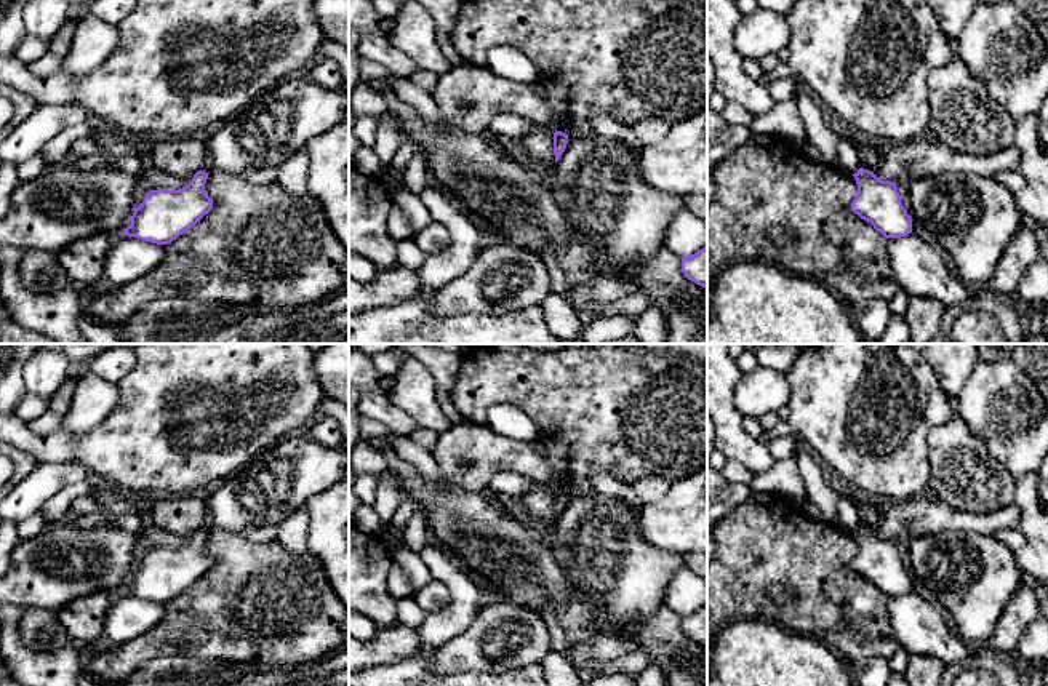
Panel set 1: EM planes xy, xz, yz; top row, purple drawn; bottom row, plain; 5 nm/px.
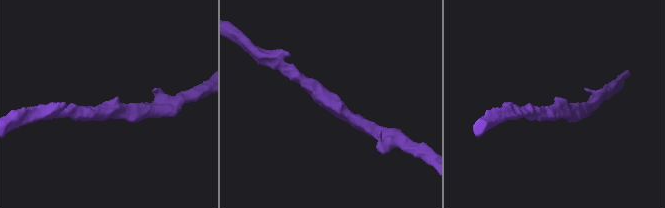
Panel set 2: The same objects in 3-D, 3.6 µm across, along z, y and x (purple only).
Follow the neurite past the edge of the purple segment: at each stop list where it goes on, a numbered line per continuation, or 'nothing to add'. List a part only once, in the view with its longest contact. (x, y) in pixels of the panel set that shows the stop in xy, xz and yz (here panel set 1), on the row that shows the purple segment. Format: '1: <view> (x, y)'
nothing to add

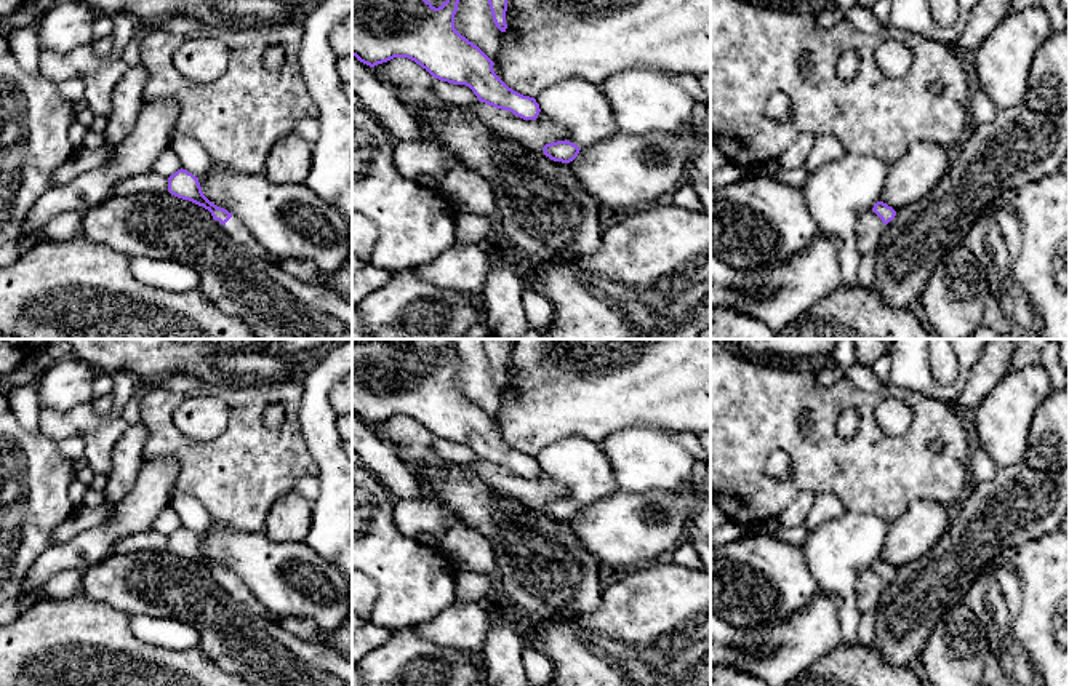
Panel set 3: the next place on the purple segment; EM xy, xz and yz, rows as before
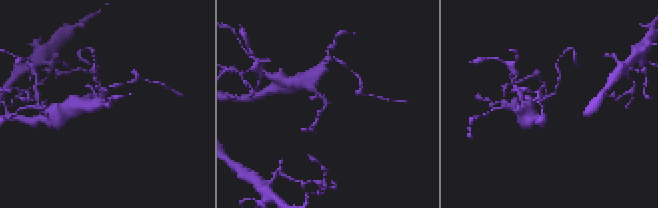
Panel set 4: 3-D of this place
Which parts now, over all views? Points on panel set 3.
1: xy (234, 227)

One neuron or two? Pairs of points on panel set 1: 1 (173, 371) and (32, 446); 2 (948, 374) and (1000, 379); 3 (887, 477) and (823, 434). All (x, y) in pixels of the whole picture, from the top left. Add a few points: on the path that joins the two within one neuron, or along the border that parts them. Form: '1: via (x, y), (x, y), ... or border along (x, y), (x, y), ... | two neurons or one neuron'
1: via (138, 406), (98, 446), (68, 446) | one neuron
2: border along (978, 360), (962, 392), (954, 400) | two neurons
3: via (871, 461), (839, 438) | one neuron

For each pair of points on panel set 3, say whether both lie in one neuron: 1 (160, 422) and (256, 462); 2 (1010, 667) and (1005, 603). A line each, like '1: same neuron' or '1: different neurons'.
1: same neuron
2: same neuron

